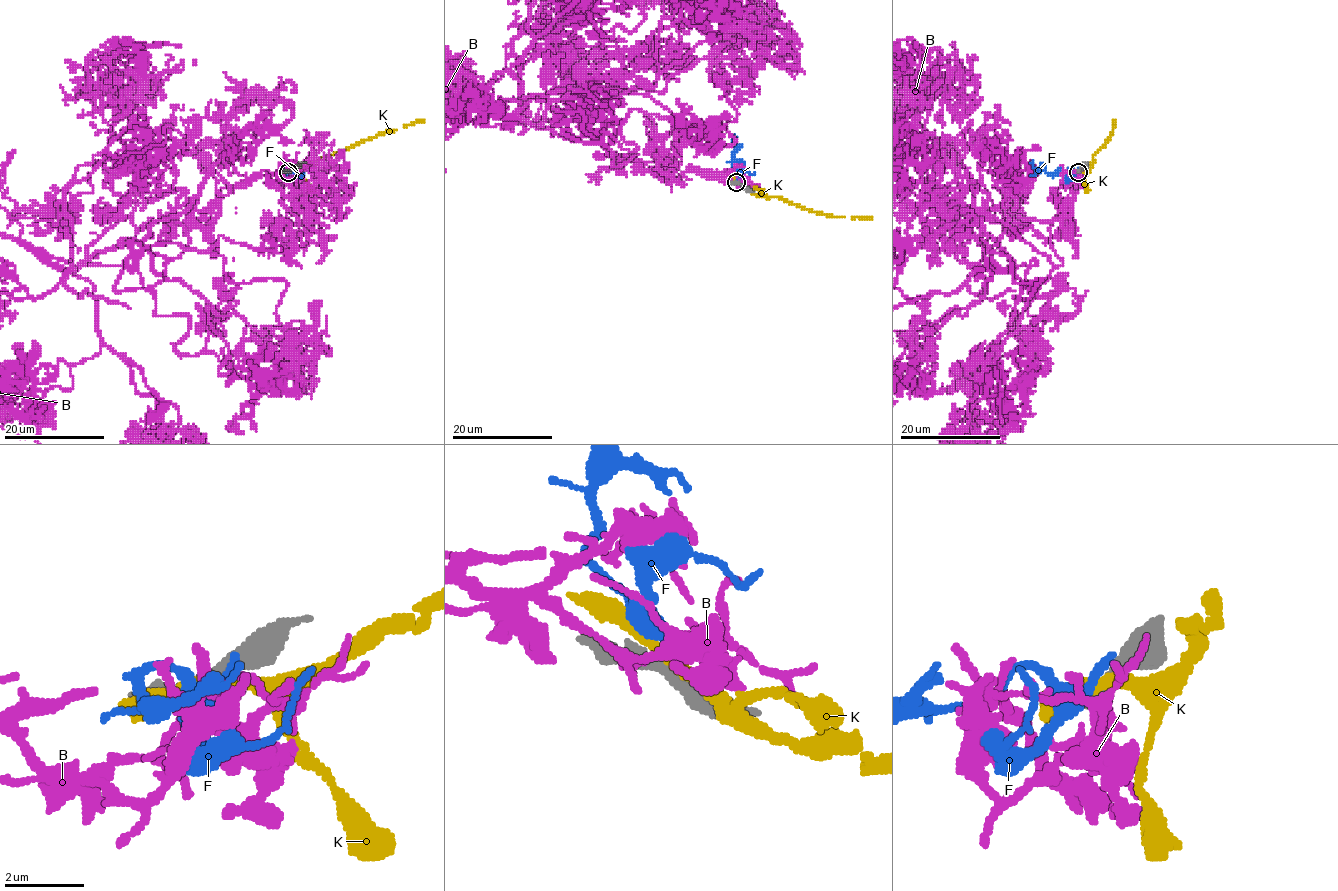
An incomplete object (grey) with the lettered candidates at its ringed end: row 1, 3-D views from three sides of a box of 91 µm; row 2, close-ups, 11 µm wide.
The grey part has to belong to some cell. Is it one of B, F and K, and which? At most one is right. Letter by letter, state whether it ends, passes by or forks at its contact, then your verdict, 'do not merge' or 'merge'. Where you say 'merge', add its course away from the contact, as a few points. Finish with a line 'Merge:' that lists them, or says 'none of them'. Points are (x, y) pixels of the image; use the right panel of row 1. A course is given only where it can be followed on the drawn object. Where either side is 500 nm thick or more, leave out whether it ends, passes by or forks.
B: it ends | do not merge
F: it ends | do not merge
K: it passes by | do not merge
Merge: none of them

